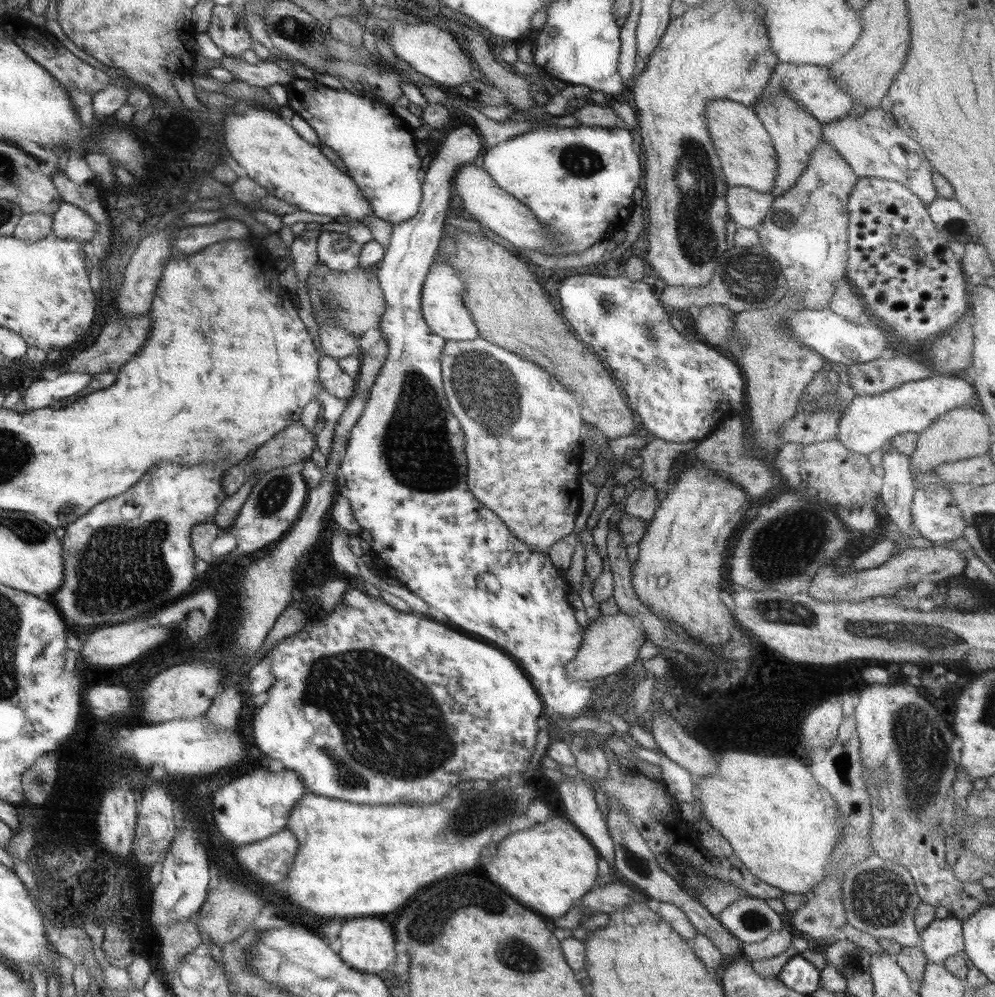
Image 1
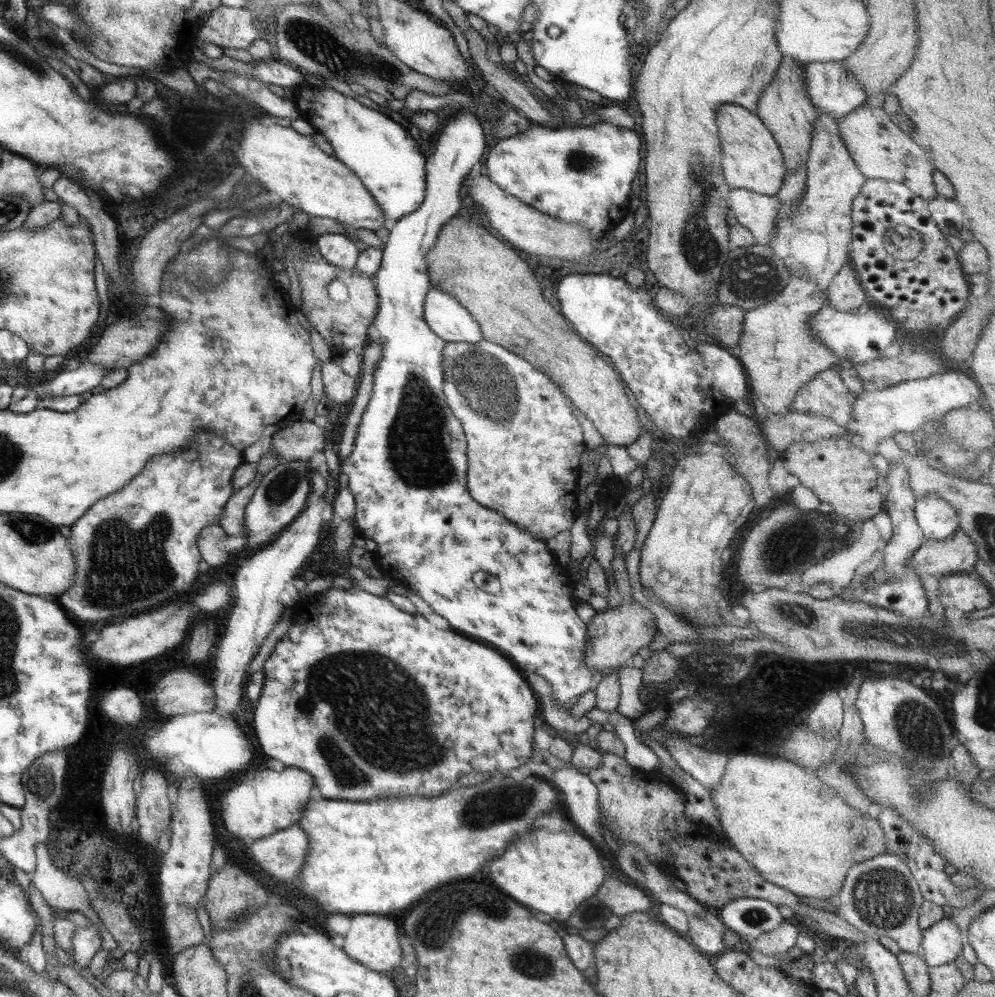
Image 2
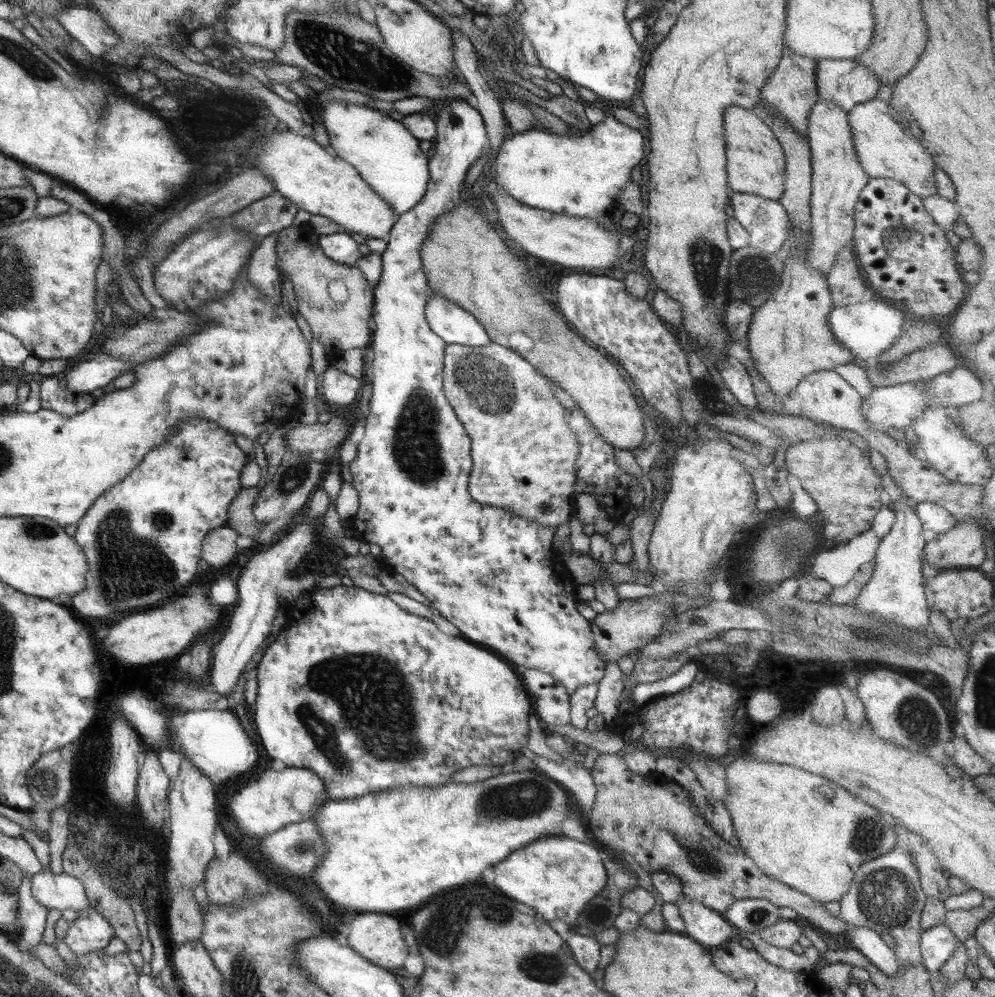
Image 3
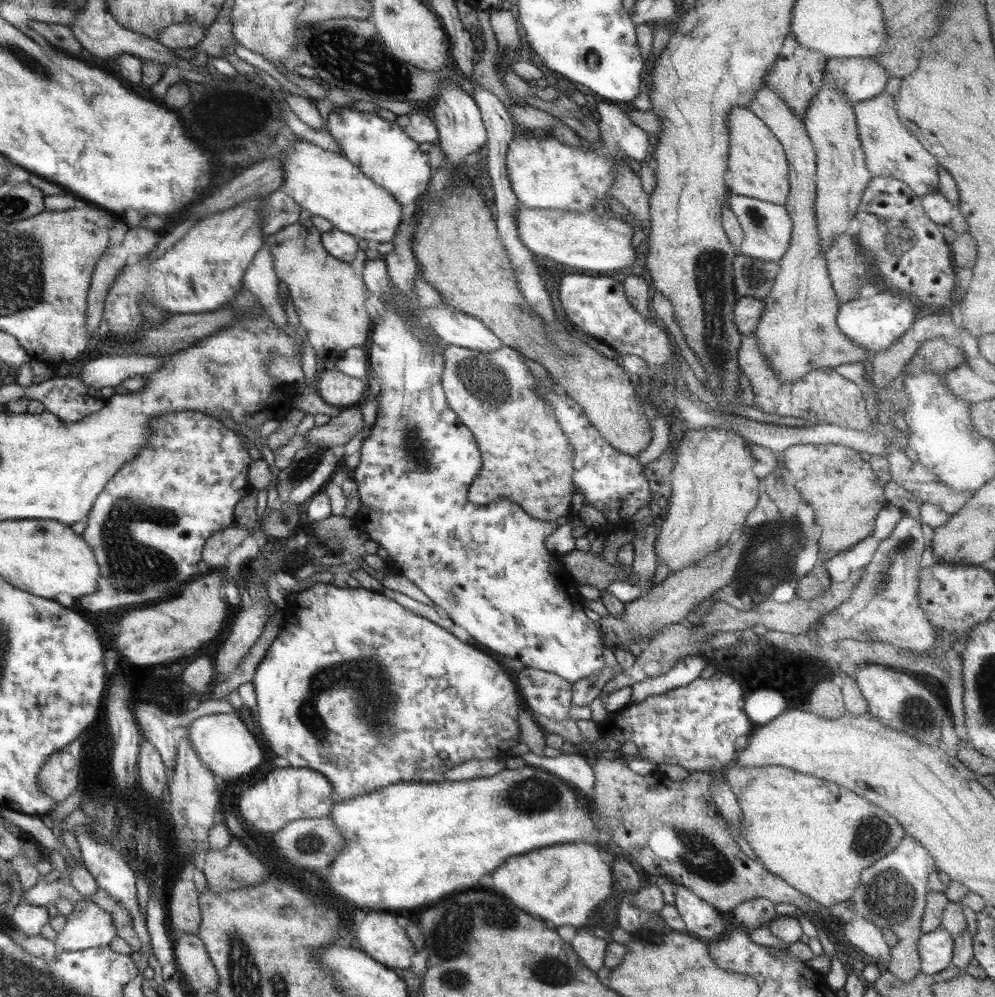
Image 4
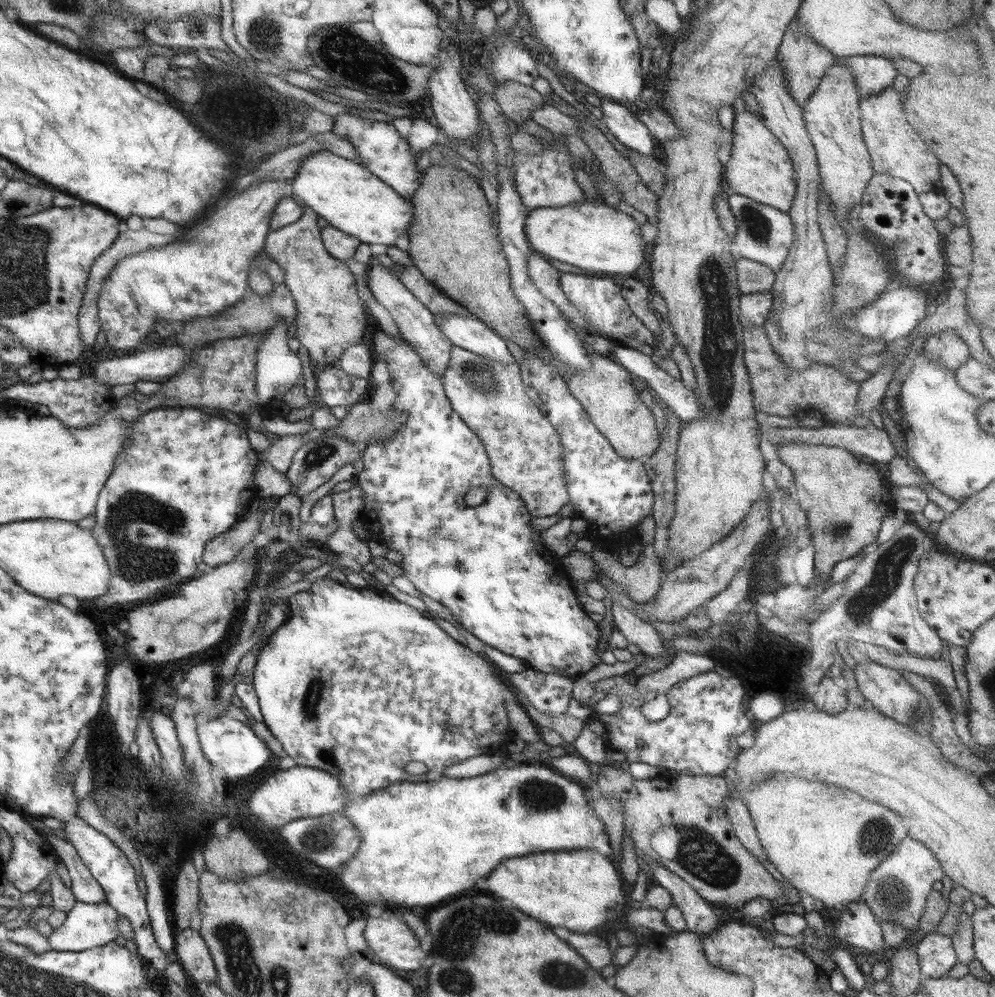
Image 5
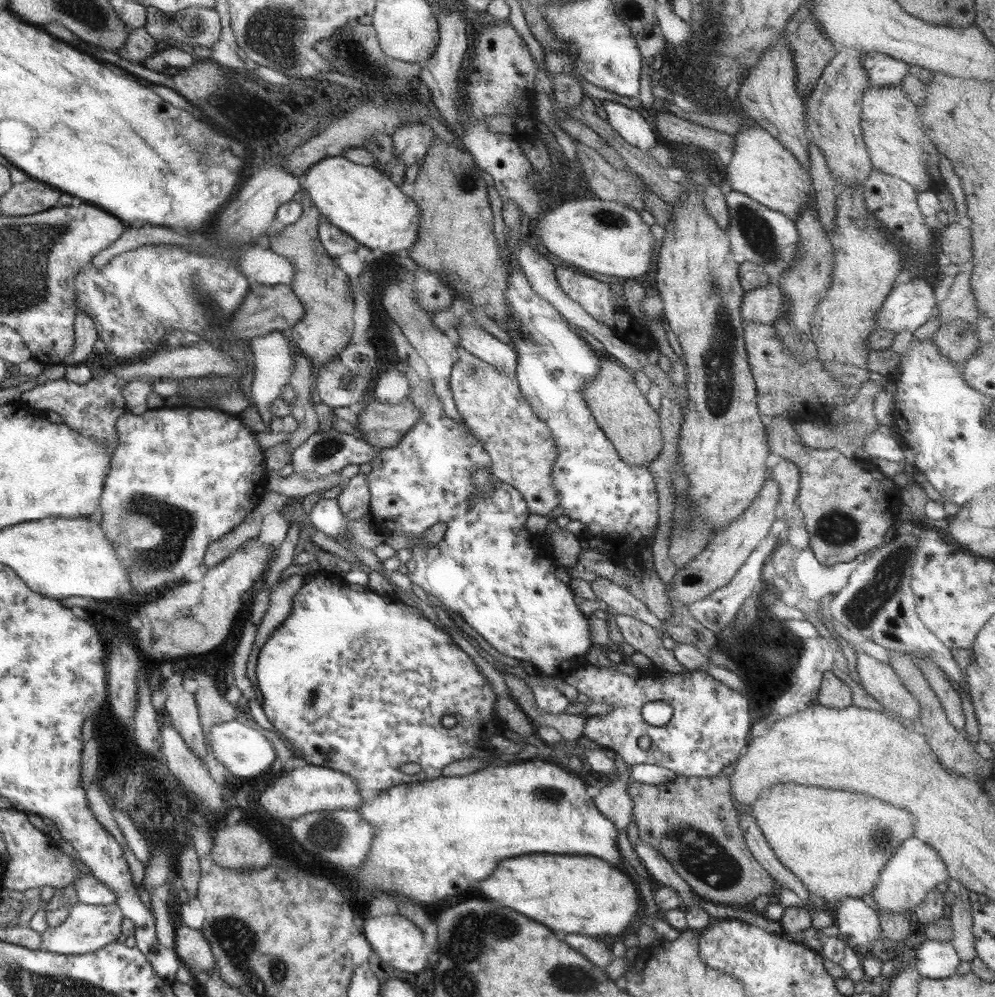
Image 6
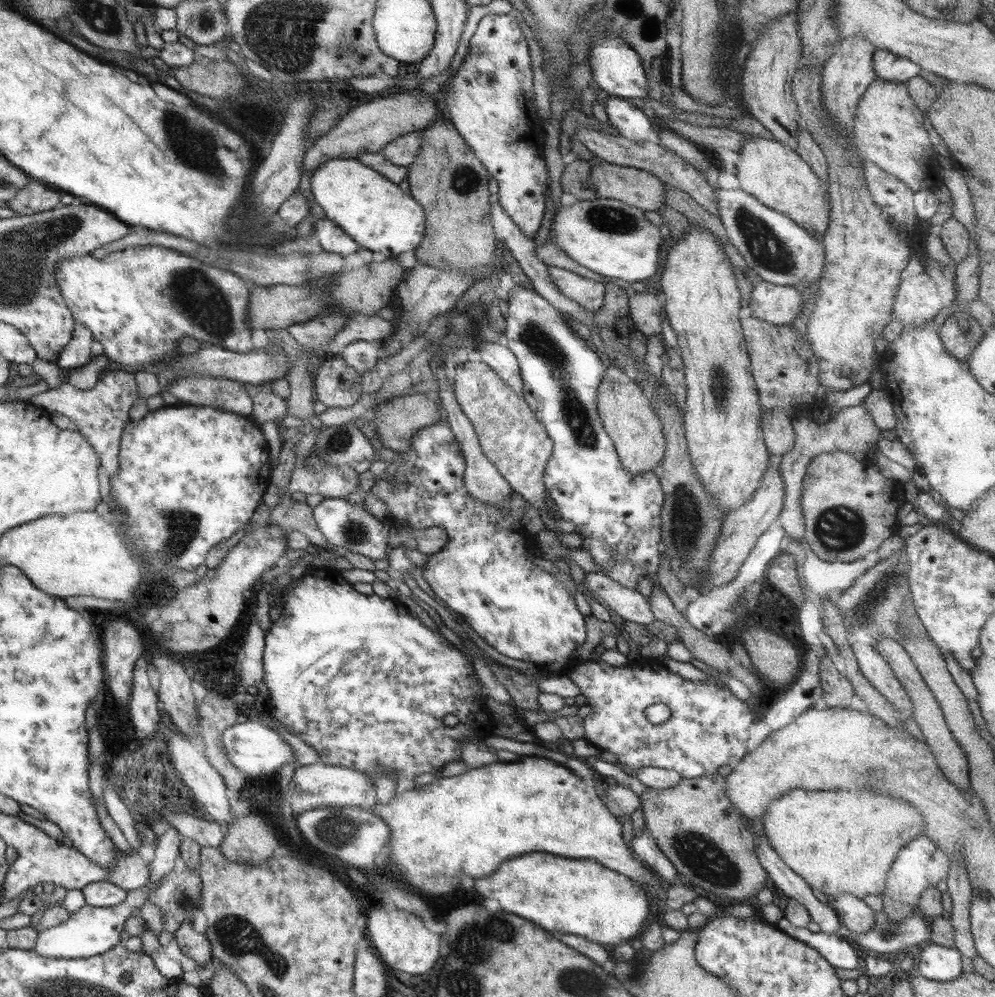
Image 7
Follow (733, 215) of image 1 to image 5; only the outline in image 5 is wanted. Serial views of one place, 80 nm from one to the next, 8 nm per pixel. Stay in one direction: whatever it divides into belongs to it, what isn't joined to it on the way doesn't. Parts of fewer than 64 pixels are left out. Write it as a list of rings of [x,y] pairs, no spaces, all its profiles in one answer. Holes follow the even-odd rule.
[[[741,194],[726,195],[731,211],[737,218],[738,230],[732,238],[731,253],[735,259],[747,258],[766,266],[776,272],[786,260],[794,238],[794,225],[786,211],[756,202]]]

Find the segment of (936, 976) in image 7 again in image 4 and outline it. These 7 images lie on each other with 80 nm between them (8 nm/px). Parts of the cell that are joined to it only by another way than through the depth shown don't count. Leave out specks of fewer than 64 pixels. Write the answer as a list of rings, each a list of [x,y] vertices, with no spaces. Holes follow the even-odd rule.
[[[941,926],[929,933],[922,933],[917,942],[922,974],[933,977],[950,966],[953,957],[953,935]]]

